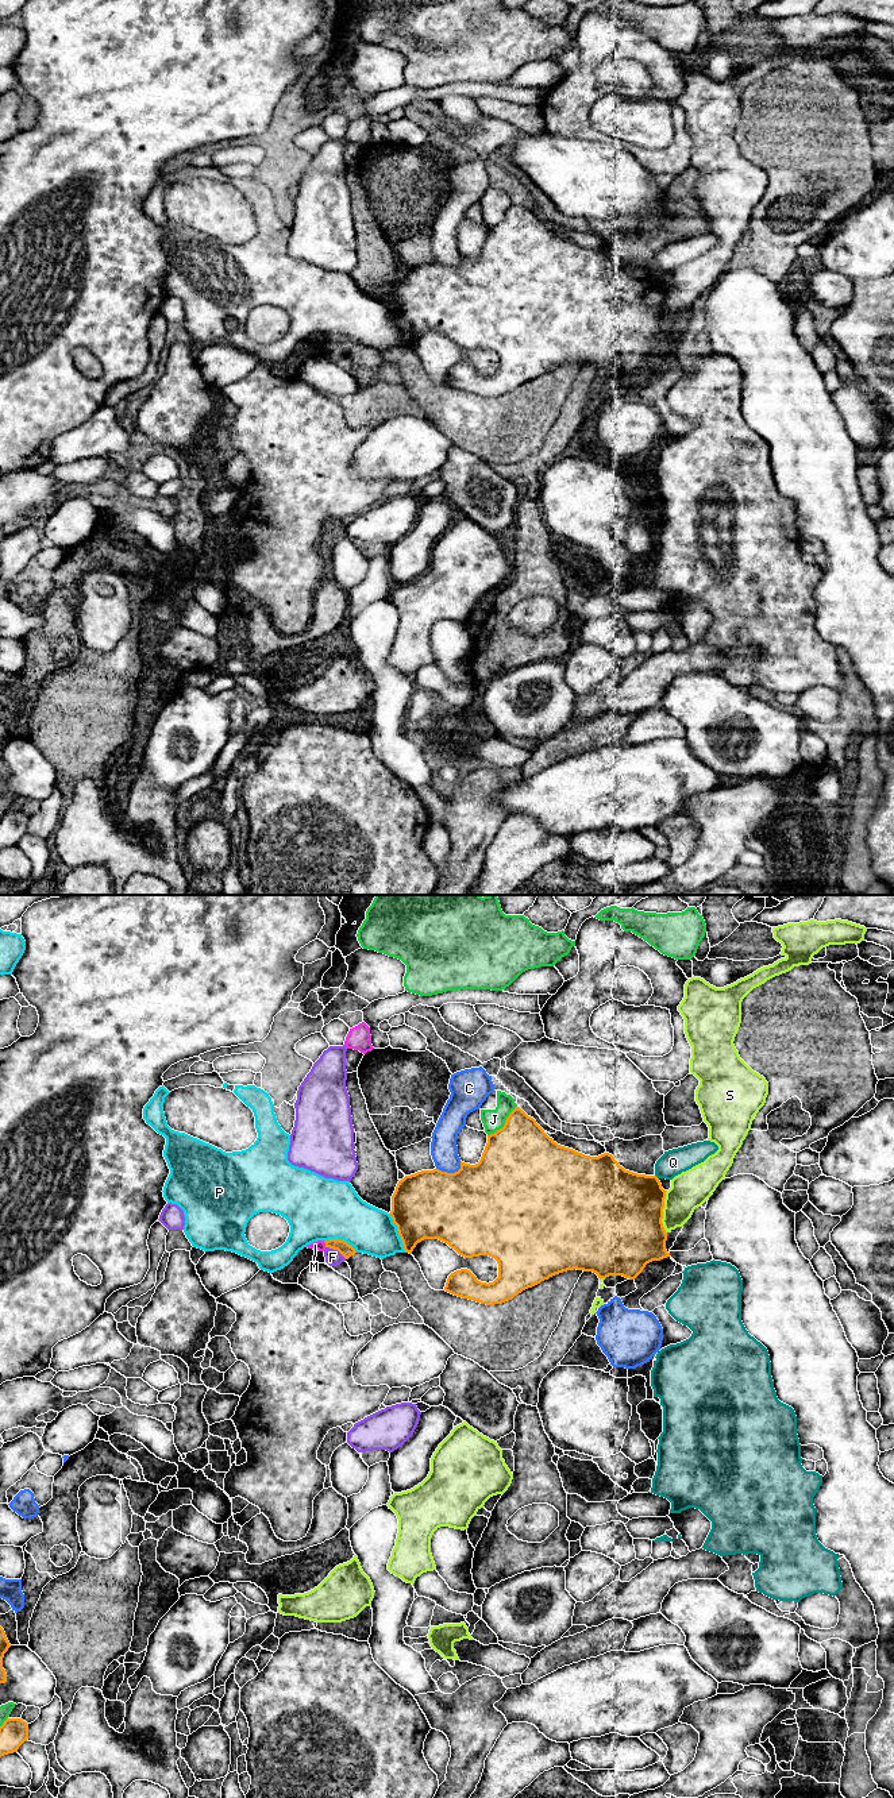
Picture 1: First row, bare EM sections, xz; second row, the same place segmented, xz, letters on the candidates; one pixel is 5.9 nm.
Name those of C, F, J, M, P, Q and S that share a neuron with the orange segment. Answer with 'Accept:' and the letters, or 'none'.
Accept: none

